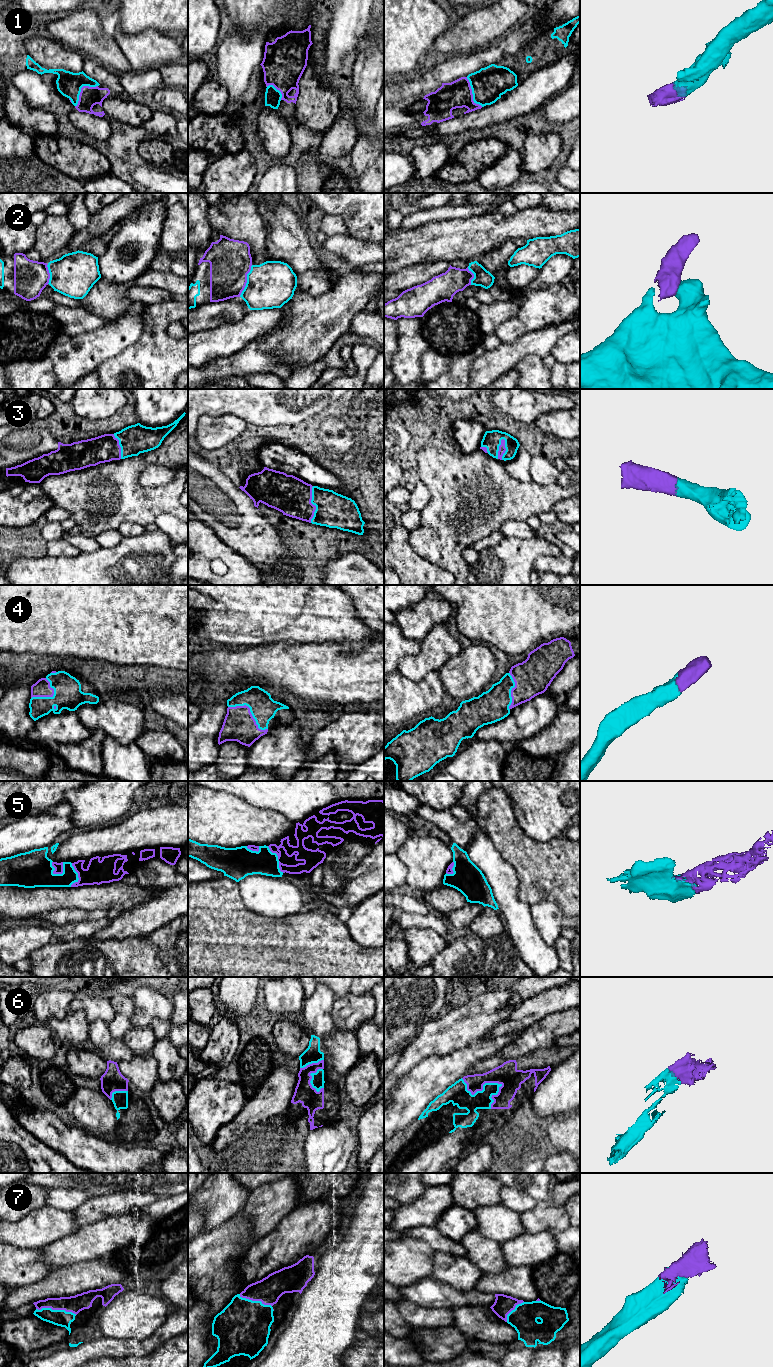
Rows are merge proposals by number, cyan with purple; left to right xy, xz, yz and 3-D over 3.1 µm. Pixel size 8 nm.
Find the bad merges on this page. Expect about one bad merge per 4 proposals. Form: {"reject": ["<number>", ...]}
{"reject": []}

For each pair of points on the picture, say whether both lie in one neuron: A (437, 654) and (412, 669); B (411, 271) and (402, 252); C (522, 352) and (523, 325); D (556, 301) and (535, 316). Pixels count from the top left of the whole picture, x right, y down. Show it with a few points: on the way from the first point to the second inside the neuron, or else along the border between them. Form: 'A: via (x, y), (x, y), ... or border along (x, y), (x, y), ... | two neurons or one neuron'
A: via (431, 657), (418, 666) | one neuron
B: border along (431, 261), (409, 264), (401, 267), (394, 273) | two neurons
C: border along (545, 326), (530, 331), (514, 341), (501, 343) | two neurons
D: via (551, 306), (546, 306), (540, 311) | one neuron

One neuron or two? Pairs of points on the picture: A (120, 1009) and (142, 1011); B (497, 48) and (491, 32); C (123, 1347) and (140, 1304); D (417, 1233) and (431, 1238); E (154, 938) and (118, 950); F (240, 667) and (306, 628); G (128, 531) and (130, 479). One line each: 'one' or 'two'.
A: two
B: two
C: two
D: one
E: two
F: two
G: two

